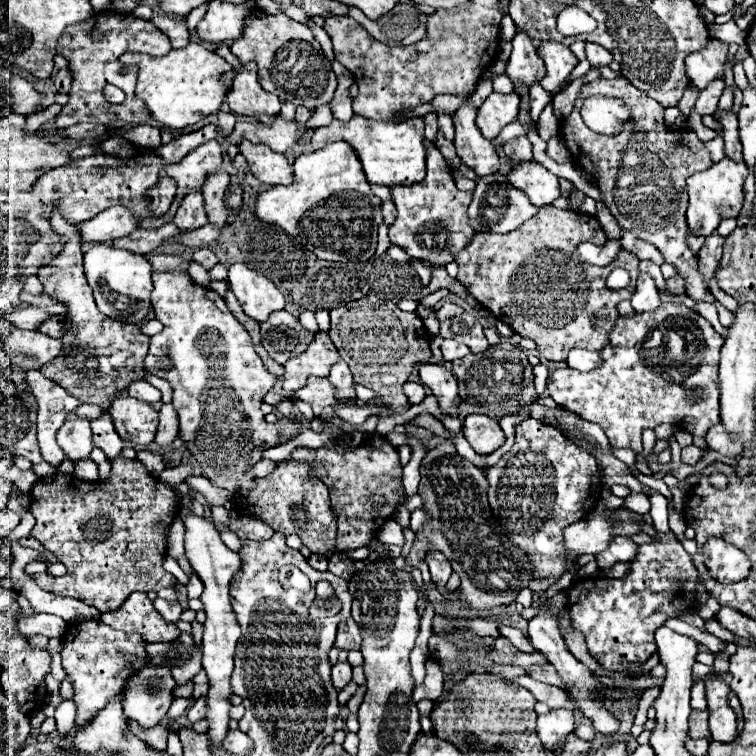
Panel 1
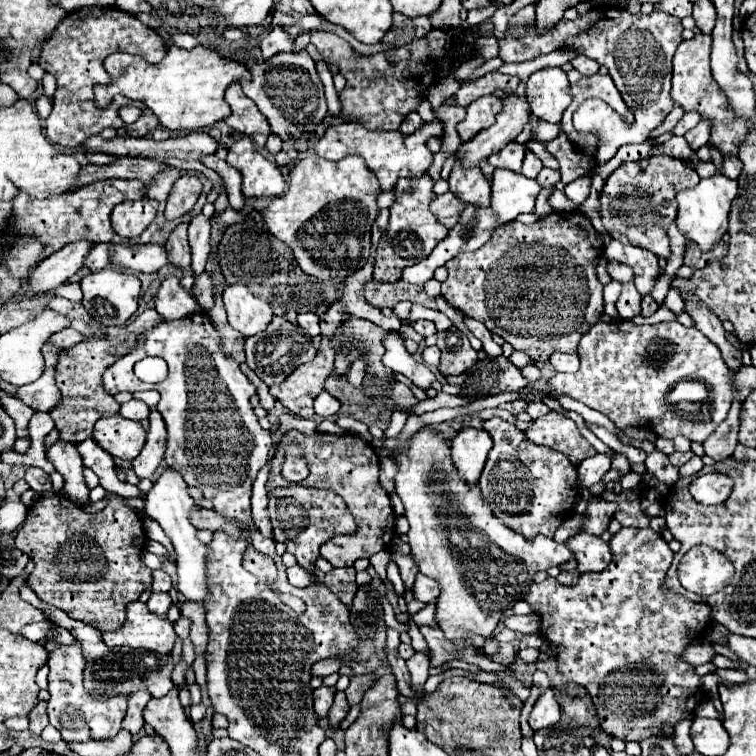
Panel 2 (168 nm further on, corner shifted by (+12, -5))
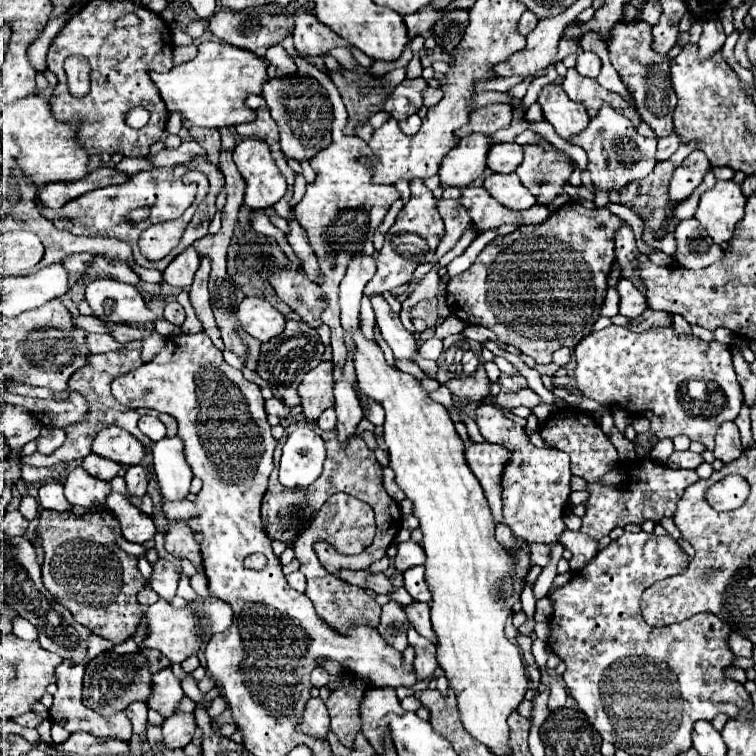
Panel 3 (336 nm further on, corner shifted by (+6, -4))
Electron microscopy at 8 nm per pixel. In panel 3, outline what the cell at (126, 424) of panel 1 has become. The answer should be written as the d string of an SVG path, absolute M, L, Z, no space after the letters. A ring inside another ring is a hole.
M108 426L94 438L92 452L110 458L122 466L134 466L142 462L146 448L140 440L136 440L136 436L122 430L120 426Z

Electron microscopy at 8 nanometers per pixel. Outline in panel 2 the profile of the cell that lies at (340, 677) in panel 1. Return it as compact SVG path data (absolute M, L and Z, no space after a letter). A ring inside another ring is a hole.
M318 687L312 697L314 697L314 713L318 719L324 719L328 715L328 709L332 705L332 695L334 695L334 687Z

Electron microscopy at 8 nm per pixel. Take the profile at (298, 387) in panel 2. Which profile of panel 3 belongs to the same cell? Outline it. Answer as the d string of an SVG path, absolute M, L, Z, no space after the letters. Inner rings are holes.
M320 362L316 368L312 368L302 384L298 386L298 396L302 398L302 414L306 420L318 420L318 416L334 406L334 394L332 394L334 378L332 378L332 362Z

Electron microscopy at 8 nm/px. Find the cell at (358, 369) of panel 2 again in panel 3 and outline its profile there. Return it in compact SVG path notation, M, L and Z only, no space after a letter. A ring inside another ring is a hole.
M420 178L410 182L410 192L412 192L412 196L410 196L408 204L404 204L404 208L396 216L396 222L388 230L384 246L382 246L382 250L376 256L378 270L376 270L374 278L364 288L364 300L362 300L362 308L360 308L360 316L362 316L360 330L362 330L364 338L368 338L372 342L374 342L376 318L374 318L374 310L372 310L370 298L410 282L416 266L418 264L426 264L426 262L432 260L432 256L434 256L442 236L444 236L444 222L442 222L442 218L440 218L440 214L436 210L436 198L432 196L432 192L424 186L424 182Z

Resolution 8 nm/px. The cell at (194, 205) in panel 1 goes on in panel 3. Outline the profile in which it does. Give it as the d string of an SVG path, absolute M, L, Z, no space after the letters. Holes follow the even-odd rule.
M188 246L182 254L178 254L166 266L166 270L162 272L164 282L168 282L172 286L178 286L178 288L190 286L194 282L194 274L198 270L198 264L200 264L200 256L198 256L196 248L194 246Z

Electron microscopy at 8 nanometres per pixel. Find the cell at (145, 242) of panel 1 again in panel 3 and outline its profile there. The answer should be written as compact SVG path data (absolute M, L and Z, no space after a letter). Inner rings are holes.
M88 252L86 254L74 254L74 256L66 256L64 260L62 260L62 264L66 264L66 270L70 272L70 274L86 274L86 270L90 268L90 264L92 264L92 260L94 260L94 256L90 256Z

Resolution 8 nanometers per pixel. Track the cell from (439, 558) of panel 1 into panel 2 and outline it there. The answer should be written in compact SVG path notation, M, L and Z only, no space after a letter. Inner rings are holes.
M422 573L416 575L416 581L412 585L412 595L414 599L422 601L422 603L432 603L438 597L438 583Z

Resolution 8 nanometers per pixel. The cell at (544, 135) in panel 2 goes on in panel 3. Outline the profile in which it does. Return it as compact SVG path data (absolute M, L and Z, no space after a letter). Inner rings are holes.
M604 106L600 108L598 116L594 116L586 130L578 132L576 136L570 136L570 144L578 144L588 152L588 166L592 172L592 184L598 190L618 190L620 186L626 186L630 180L646 178L654 164L654 152L656 152L656 140L654 138L642 138L620 112L614 112L614 108Z

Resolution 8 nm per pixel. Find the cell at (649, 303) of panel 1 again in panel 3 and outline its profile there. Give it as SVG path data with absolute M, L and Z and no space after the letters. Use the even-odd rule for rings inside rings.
M620 278L618 282L620 292L620 314L626 318L638 318L646 310L646 298L644 294L626 278Z

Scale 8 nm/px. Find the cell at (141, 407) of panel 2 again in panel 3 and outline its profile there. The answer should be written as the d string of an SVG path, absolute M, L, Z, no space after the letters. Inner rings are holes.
M142 414L140 420L138 420L138 428L152 440L152 442L158 442L166 436L166 428L164 424L160 422L158 416L150 416L150 414Z

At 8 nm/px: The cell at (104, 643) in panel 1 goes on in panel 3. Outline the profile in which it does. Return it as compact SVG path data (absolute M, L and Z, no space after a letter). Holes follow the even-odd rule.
M64 660L58 668L56 668L56 684L58 684L58 692L54 694L54 704L50 708L50 716L56 724L60 724L62 728L66 728L68 732L88 732L92 736L98 738L118 738L118 740L130 740L132 736L132 724L126 716L126 712L116 712L110 716L100 716L98 712L94 712L92 708L82 704L82 676L84 676L84 666L76 664L74 660Z

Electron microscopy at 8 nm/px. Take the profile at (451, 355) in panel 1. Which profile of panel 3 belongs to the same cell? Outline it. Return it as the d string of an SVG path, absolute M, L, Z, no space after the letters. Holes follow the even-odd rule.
M436 337L429 339L421 345L418 352L424 359L436 361L442 354L442 340Z

